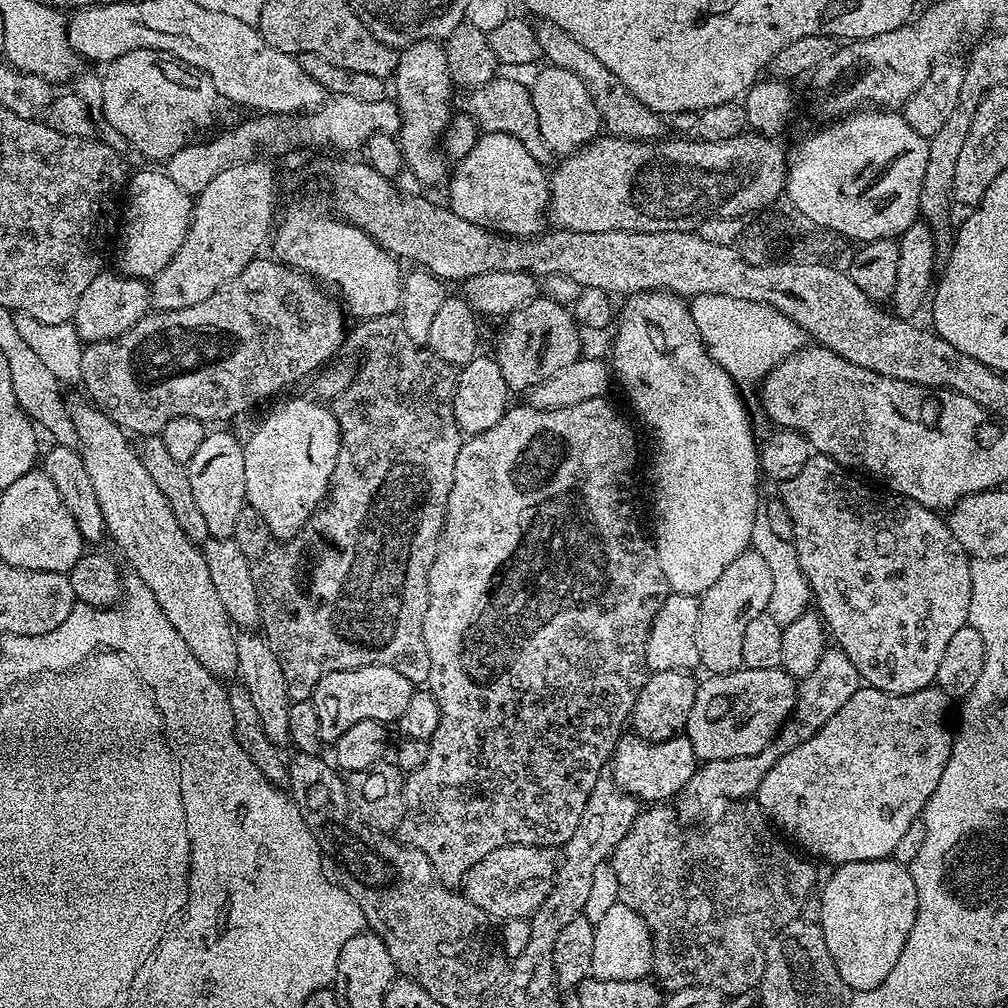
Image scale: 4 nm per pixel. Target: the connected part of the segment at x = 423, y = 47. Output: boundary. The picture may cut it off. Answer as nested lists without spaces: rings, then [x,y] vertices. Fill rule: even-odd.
[[[416,40],[396,57],[396,93],[394,99],[400,111],[400,131],[398,139],[404,155],[406,168],[420,180],[421,185],[445,183],[450,172],[450,164],[443,151],[432,152],[450,123],[454,104],[448,101],[448,91],[454,85],[450,78],[450,66],[446,66],[444,45],[439,40]]]

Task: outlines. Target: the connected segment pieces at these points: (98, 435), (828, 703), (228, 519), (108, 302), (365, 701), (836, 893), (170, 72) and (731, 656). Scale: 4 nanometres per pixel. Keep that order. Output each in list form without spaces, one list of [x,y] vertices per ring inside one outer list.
[[[72,404],[68,413],[76,427],[78,451],[82,462],[86,462],[86,474],[90,474],[90,482],[94,482],[94,494],[98,494],[98,506],[102,506],[102,518],[107,533],[112,536],[122,555],[128,559],[131,571],[154,594],[158,606],[162,606],[162,614],[170,618],[170,626],[182,634],[182,642],[190,646],[190,654],[202,662],[202,666],[212,676],[230,678],[236,676],[238,666],[238,646],[236,645],[237,629],[232,619],[226,614],[226,606],[218,598],[218,590],[214,590],[214,581],[210,578],[210,566],[206,566],[206,558],[201,545],[195,544],[182,530],[178,518],[174,518],[174,510],[170,510],[170,502],[158,490],[154,478],[146,474],[146,466],[138,458],[135,447],[123,428],[100,411],[95,404]]]
[[[835,646],[825,647],[822,658],[818,658],[818,666],[814,666],[814,671],[799,681],[796,705],[792,708],[792,715],[780,727],[782,738],[779,739],[782,742],[778,744],[778,748],[785,748],[789,752],[794,750],[794,746],[806,742],[806,738],[818,734],[818,730],[822,730],[822,726],[826,726],[826,722],[830,722],[830,718],[834,718],[834,714],[838,714],[838,710],[842,710],[846,702],[850,702],[850,698],[854,698],[854,694],[861,686],[862,681],[858,670],[854,662],[846,658],[844,651]]]
[[[209,431],[202,447],[186,465],[198,511],[206,522],[206,530],[213,540],[230,540],[236,535],[238,514],[246,507],[246,462],[244,445],[228,432]]]
[[[101,271],[100,275],[94,278],[94,282],[86,286],[82,298],[78,298],[74,323],[76,332],[85,345],[103,340],[117,340],[150,312],[150,288],[145,281],[108,271]]]
[[[362,666],[345,672],[328,672],[312,692],[312,700],[318,710],[320,739],[335,742],[354,726],[354,722],[378,720],[394,722],[410,706],[414,686],[410,678],[398,674],[390,666]]]
[[[895,858],[863,860],[839,865],[819,893],[819,922],[826,938],[826,950],[834,958],[834,966],[842,982],[853,993],[874,990],[886,982],[886,974],[894,970],[910,930],[918,914],[918,890],[911,871]]]
[[[153,48],[130,50],[130,54],[122,54],[122,58],[111,61],[105,68],[108,69],[102,72],[99,102],[99,107],[104,108],[103,119],[139,150],[145,161],[167,162],[171,156],[178,154],[178,150],[187,146],[199,128],[206,127],[212,120],[212,111],[218,101],[214,82],[210,82],[205,72],[182,62],[177,56]]]
[[[746,550],[726,570],[718,582],[700,596],[696,641],[700,668],[708,674],[736,672],[744,667],[742,662],[742,634],[758,614],[767,612],[770,602],[771,579],[766,562],[757,552]]]

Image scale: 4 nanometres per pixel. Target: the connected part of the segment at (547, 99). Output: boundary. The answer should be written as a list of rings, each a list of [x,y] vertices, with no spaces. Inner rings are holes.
[[[544,66],[537,74],[536,81],[531,81],[530,87],[534,98],[534,111],[538,114],[538,130],[542,130],[542,138],[553,153],[577,152],[601,135],[600,111],[596,108],[590,90],[586,90],[578,74],[570,74],[570,70]]]

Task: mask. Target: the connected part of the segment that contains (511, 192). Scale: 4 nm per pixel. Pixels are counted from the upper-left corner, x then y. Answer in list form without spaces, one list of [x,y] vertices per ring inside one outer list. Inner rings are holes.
[[[484,132],[470,154],[451,169],[446,204],[458,218],[466,218],[466,222],[474,222],[490,232],[531,238],[546,228],[549,179],[545,165],[537,162],[518,138]]]

